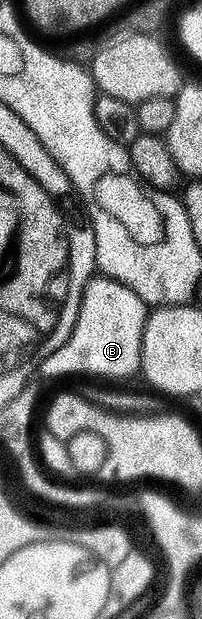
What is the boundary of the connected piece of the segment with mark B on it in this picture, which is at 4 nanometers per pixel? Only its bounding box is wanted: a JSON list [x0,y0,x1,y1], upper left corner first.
[38,275,149,377]

